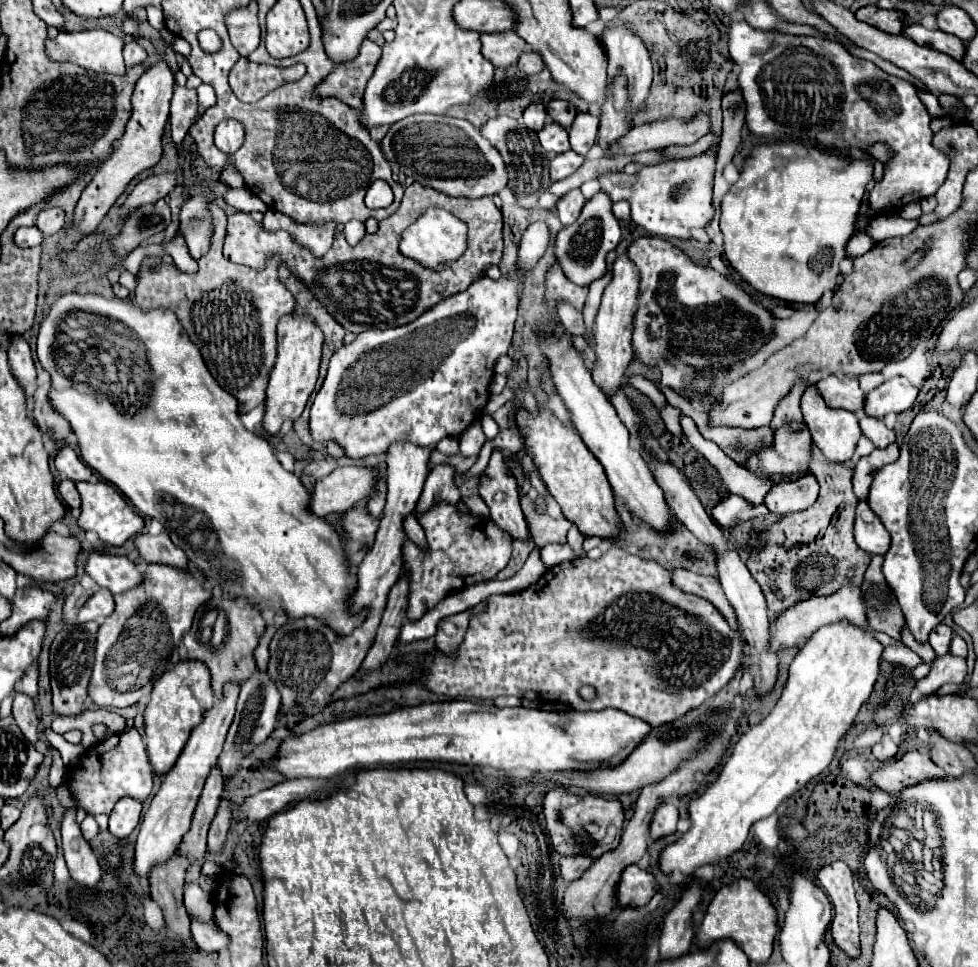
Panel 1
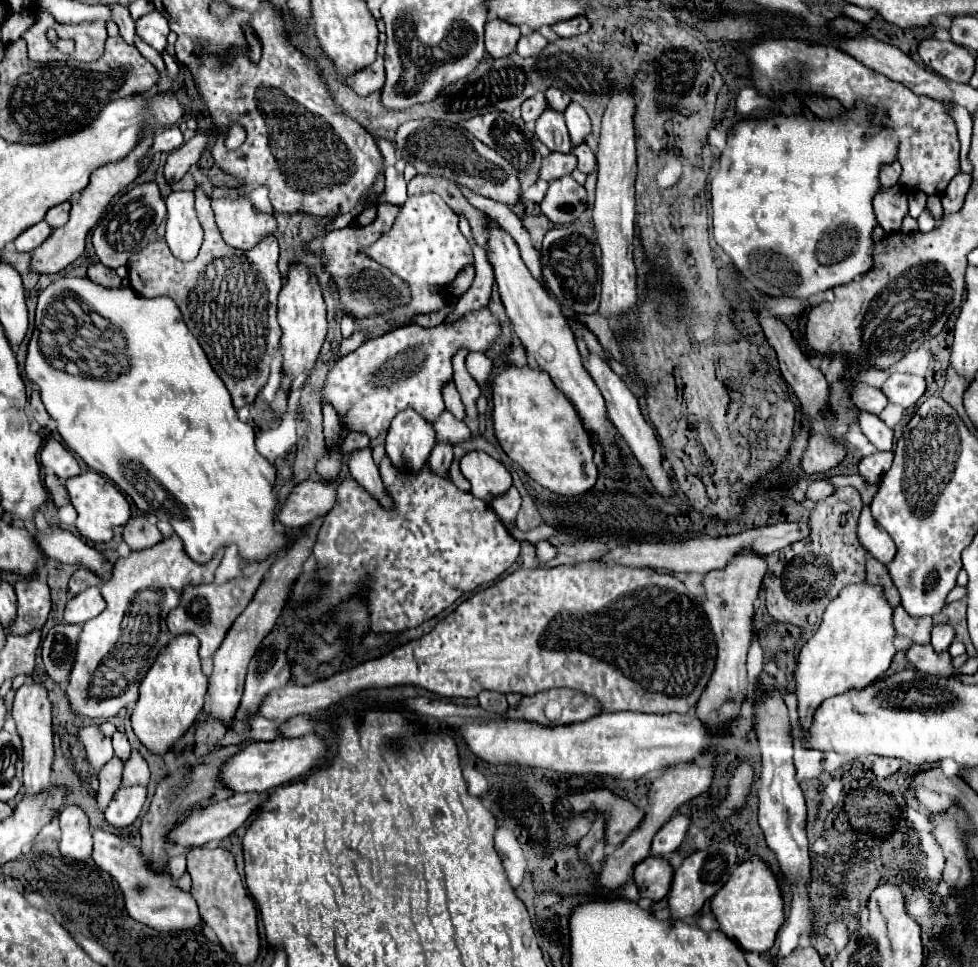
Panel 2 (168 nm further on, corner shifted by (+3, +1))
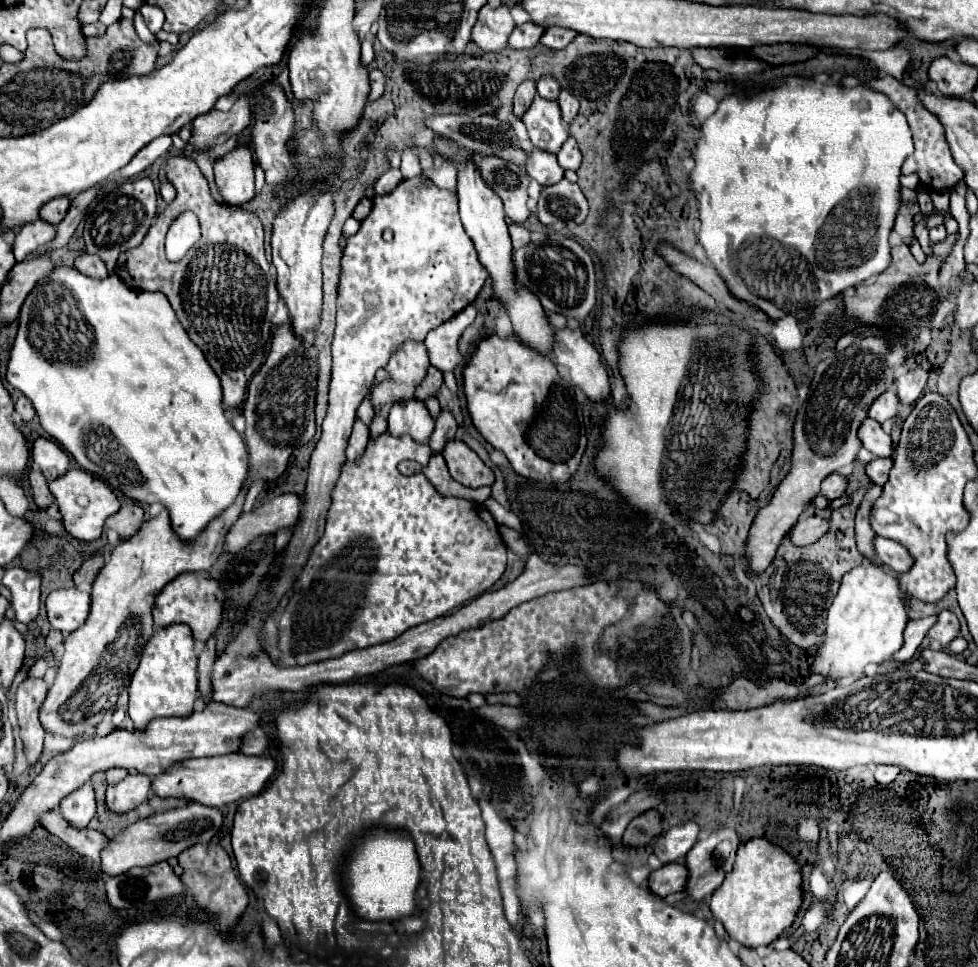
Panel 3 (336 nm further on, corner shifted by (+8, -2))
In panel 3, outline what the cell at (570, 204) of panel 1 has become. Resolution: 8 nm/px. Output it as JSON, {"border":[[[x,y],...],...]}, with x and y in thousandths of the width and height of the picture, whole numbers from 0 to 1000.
{"border":[[[577,184],[571,190],[554,196],[548,221],[556,234],[564,234],[571,228],[595,232],[601,221],[601,209],[591,190]]]}

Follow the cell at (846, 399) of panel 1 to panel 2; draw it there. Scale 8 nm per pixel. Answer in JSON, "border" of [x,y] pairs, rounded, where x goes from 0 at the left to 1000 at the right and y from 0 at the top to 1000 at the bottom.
{"border":[[[876,396],[874,398],[874,419],[878,419],[880,425],[889,425],[893,429],[899,429],[907,421],[909,413],[905,406],[897,400],[891,400],[887,396]]]}

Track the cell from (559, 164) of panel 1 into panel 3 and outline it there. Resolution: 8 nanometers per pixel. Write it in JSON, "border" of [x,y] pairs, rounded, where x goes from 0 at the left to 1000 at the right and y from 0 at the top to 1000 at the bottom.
{"border":[[[546,155],[540,161],[538,176],[540,176],[542,184],[552,188],[554,192],[564,192],[577,184],[577,176],[569,168],[569,161],[562,157],[556,157],[556,155]]]}

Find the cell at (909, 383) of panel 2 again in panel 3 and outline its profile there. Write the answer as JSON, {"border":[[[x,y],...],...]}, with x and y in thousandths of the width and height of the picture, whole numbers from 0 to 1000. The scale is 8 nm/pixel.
{"border":[[[943,381],[920,387],[914,395],[916,410],[920,412],[920,418],[922,420],[933,420],[943,410],[947,393],[949,393],[949,385],[943,383]]]}

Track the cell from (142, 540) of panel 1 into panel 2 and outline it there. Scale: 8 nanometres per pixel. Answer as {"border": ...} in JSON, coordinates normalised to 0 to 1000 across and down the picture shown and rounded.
{"border":[[[150,533],[134,535],[126,545],[126,559],[134,566],[134,570],[142,570],[154,566],[167,557],[161,543],[156,543]]]}

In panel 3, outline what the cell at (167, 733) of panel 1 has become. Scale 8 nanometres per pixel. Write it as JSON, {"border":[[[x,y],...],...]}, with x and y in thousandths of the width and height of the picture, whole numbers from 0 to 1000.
{"border":[[[174,645],[157,651],[131,711],[133,743],[139,753],[149,753],[149,749],[162,740],[194,740],[194,736],[198,736],[198,726],[202,722],[200,687],[198,660],[190,645]]]}

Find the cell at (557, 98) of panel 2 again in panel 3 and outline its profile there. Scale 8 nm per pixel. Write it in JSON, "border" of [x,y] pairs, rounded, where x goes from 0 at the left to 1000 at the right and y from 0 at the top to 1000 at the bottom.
{"border":[[[558,79],[558,81],[552,81],[548,85],[548,91],[550,91],[550,97],[558,103],[571,103],[571,95],[573,95],[573,89],[566,81]]]}

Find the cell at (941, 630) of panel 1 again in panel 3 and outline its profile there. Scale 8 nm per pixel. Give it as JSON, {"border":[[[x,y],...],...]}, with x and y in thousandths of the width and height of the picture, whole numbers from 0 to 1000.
{"border":[[[963,631],[959,635],[959,643],[949,651],[949,658],[957,664],[961,664],[963,670],[967,670],[982,654],[982,647],[980,647],[980,639],[971,633],[971,631]]]}

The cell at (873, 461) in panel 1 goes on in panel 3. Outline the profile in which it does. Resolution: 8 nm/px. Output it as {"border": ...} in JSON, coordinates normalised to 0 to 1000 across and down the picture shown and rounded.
{"border":[[[894,474],[885,480],[885,490],[896,503],[904,503],[908,496],[908,488],[912,484],[912,474]]]}

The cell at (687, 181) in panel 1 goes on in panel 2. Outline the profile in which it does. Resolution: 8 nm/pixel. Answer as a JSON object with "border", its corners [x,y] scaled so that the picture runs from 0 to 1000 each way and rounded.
{"border":[[[592,148],[592,150],[584,150],[584,158],[590,162],[590,175],[596,179],[604,179],[610,171],[608,160],[604,158],[604,154],[600,152],[600,148]]]}

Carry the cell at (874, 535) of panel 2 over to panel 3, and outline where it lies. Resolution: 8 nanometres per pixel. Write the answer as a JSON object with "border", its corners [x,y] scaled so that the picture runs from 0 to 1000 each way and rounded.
{"border":[[[896,554],[896,556],[894,556],[894,569],[896,569],[896,575],[898,575],[906,585],[910,585],[912,589],[916,589],[918,594],[926,592],[926,587],[933,585],[933,577],[930,577],[930,573],[926,571],[926,567],[920,565],[920,563],[916,563],[914,558]]]}

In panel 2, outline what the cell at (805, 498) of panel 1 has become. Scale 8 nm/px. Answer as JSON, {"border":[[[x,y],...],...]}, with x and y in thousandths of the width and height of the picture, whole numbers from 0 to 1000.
{"border":[[[833,497],[833,499],[829,499],[827,502],[827,506],[825,506],[825,516],[829,516],[829,518],[842,518],[842,516],[846,516],[850,510],[854,510],[854,504],[848,499],[848,497]]]}

